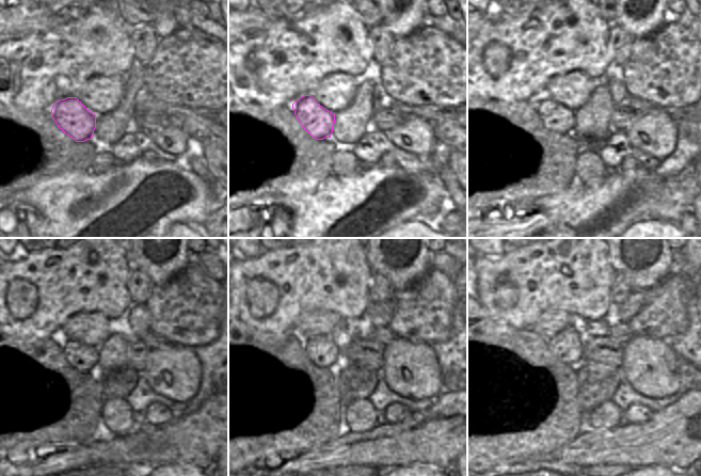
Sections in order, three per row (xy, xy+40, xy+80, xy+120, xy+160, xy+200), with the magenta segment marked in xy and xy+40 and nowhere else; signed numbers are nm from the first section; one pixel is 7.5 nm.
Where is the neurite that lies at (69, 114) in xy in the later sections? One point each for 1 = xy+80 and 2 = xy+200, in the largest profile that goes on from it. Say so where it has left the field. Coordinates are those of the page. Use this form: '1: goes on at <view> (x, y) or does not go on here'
1: goes on at xy+80 (556, 117)
2: goes on at xy+200 (568, 343)

